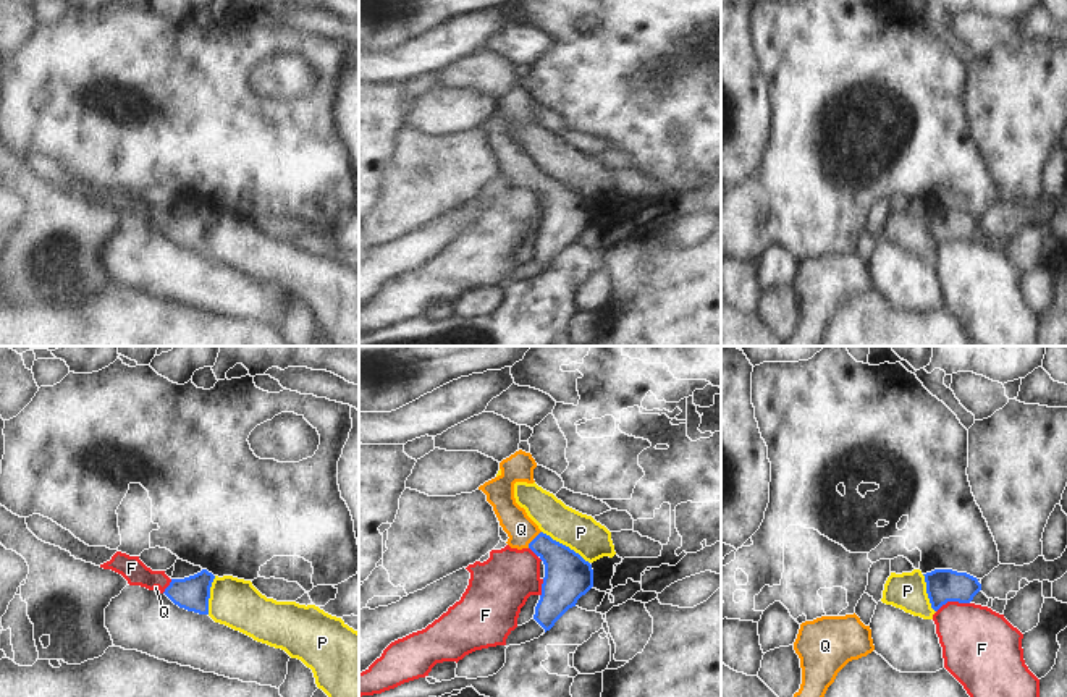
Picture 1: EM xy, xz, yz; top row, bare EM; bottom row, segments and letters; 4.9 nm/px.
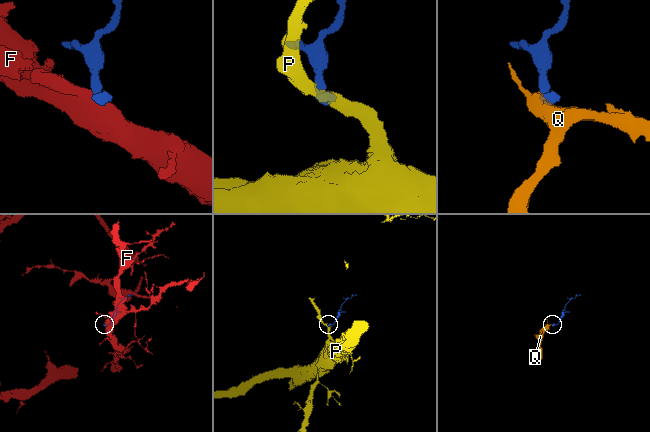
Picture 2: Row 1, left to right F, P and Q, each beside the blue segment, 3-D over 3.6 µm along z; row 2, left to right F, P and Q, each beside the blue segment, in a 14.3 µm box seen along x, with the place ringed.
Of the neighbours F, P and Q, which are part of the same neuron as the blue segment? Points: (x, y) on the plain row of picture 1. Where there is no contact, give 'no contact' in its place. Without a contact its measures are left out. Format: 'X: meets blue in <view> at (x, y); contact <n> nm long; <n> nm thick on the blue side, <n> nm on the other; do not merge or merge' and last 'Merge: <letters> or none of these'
F: meets blue in yz at (953, 238); contact 180 nm long; 170 nm thick on the blue side, 360 nm on the other; do not merge
P: meets blue in xz at (565, 183); contact 280 nm long; 240 nm thick on the blue side, 190 nm on the other; do not merge
Q: meets blue in xz at (534, 177); contact 110 nm long; 240 nm thick on the blue side, 150 nm on the other; merge
Merge: Q

